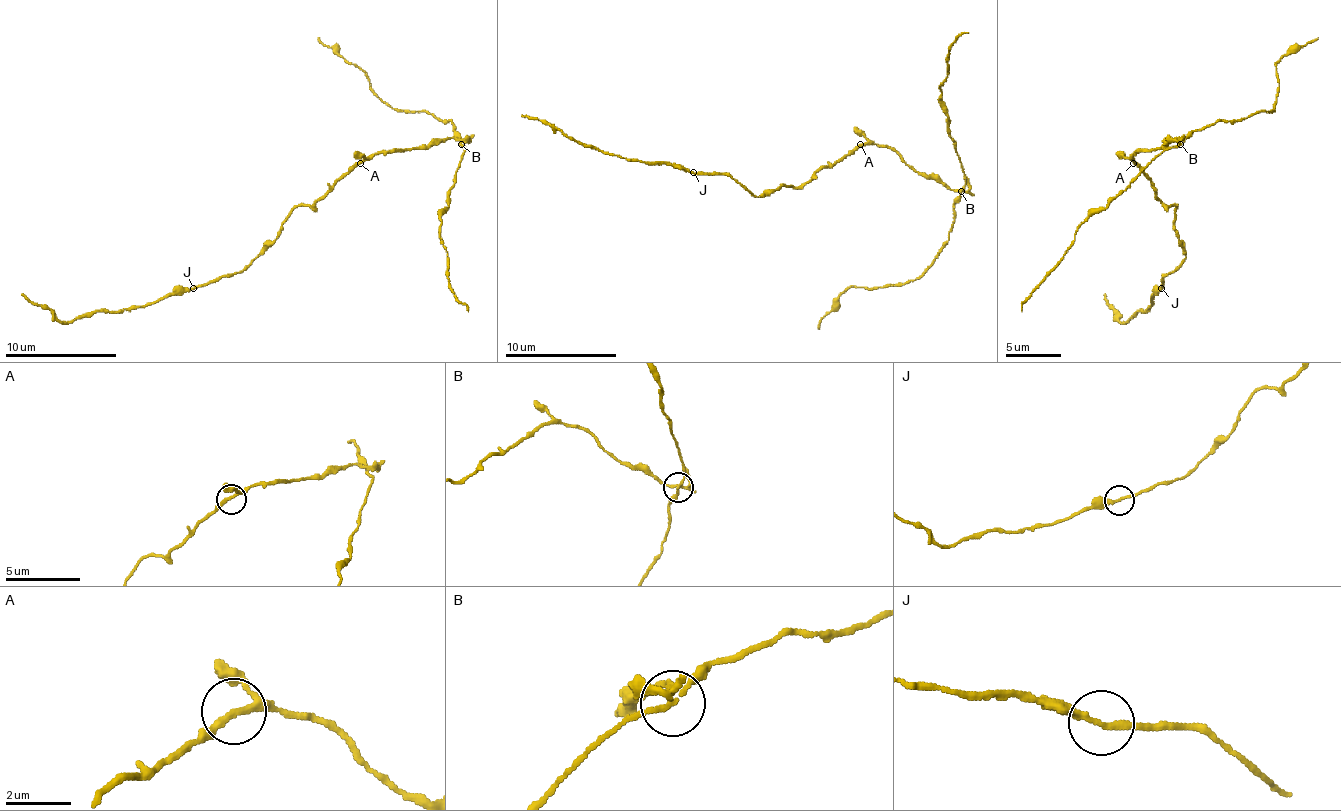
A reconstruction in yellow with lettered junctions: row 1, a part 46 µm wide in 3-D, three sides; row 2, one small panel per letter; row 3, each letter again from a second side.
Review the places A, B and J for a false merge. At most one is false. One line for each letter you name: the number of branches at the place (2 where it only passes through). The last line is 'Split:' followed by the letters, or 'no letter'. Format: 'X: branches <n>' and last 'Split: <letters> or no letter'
B: branches 5
Split: B

